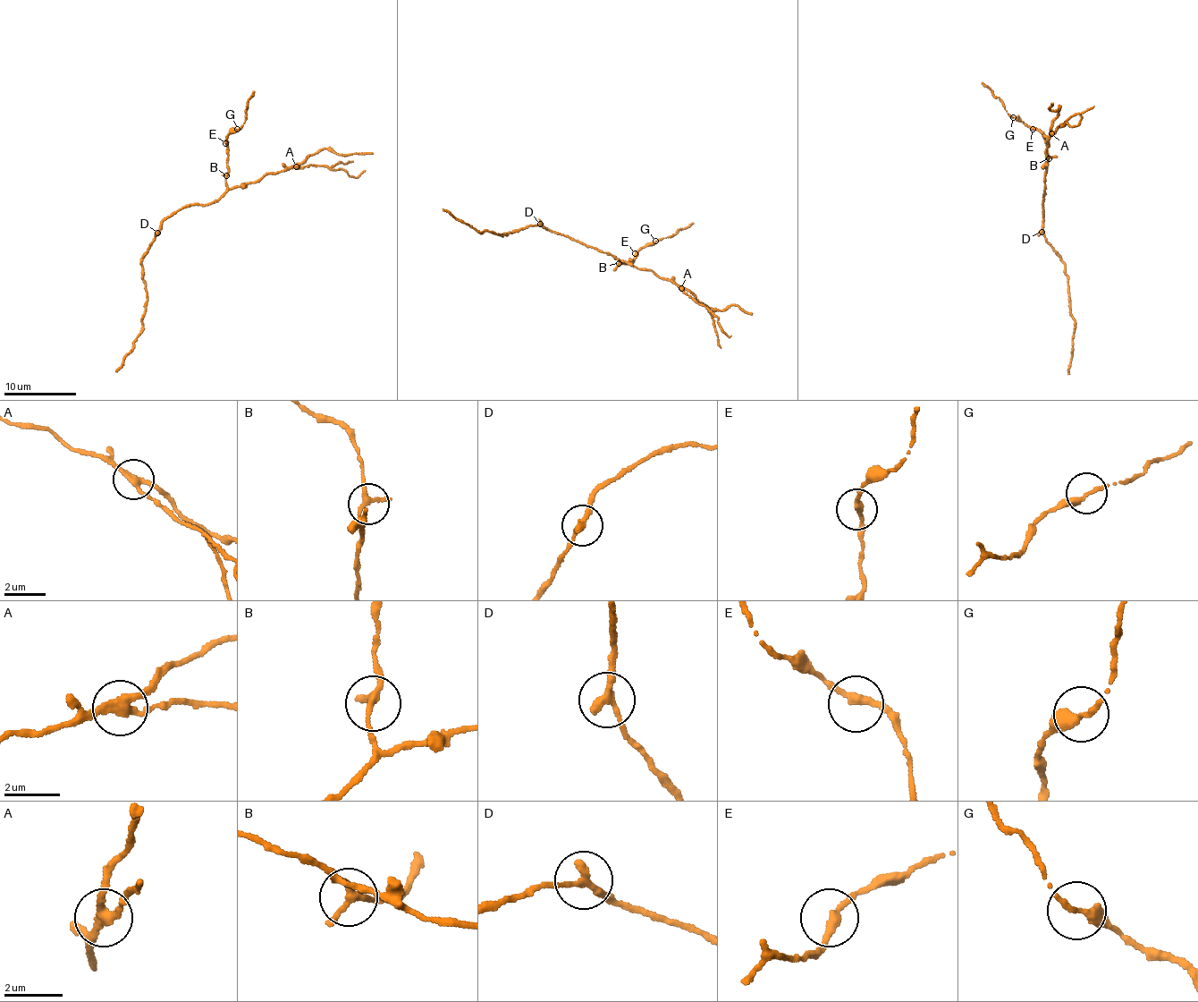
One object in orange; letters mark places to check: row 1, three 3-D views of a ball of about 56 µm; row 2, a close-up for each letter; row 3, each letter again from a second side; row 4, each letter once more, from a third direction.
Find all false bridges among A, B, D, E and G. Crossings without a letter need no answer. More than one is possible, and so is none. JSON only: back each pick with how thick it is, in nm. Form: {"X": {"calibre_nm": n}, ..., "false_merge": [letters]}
{"A": {"calibre_nm": 240}, "D": {"calibre_nm": 260}, "false_merge": ["A", "D"]}

